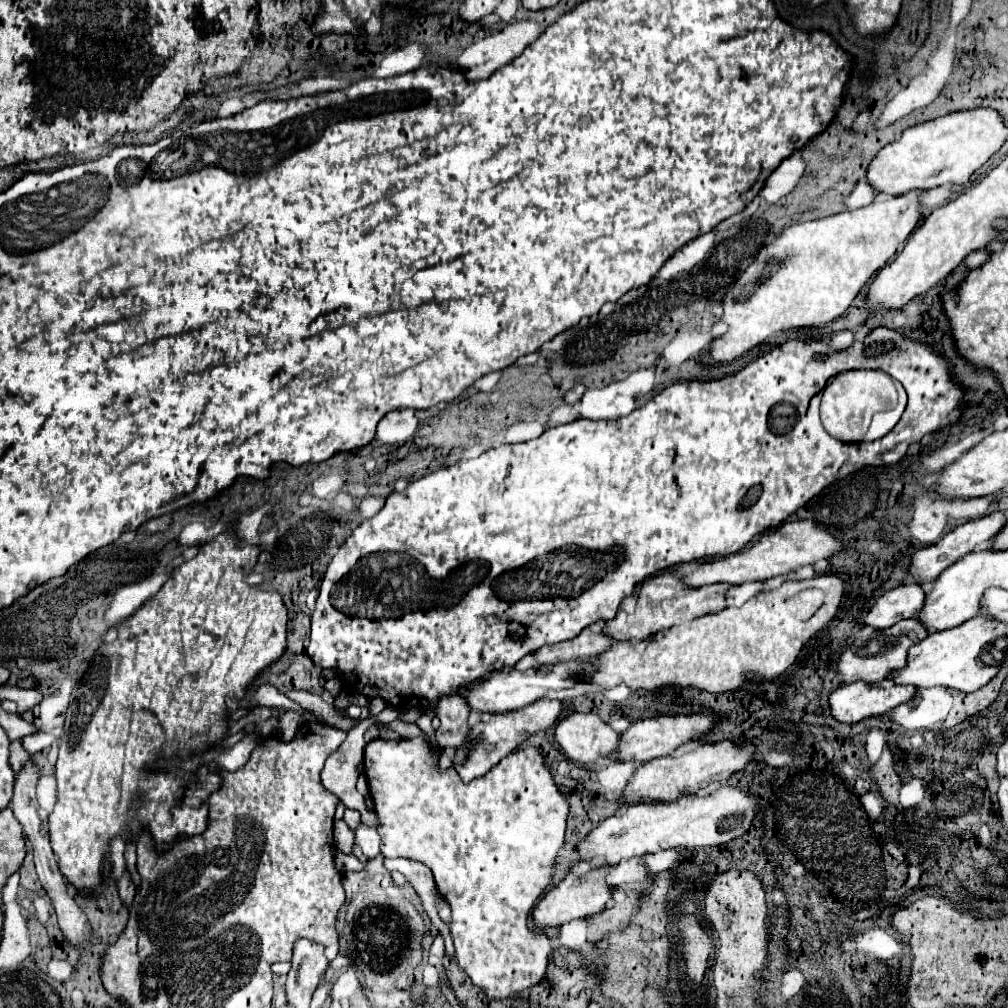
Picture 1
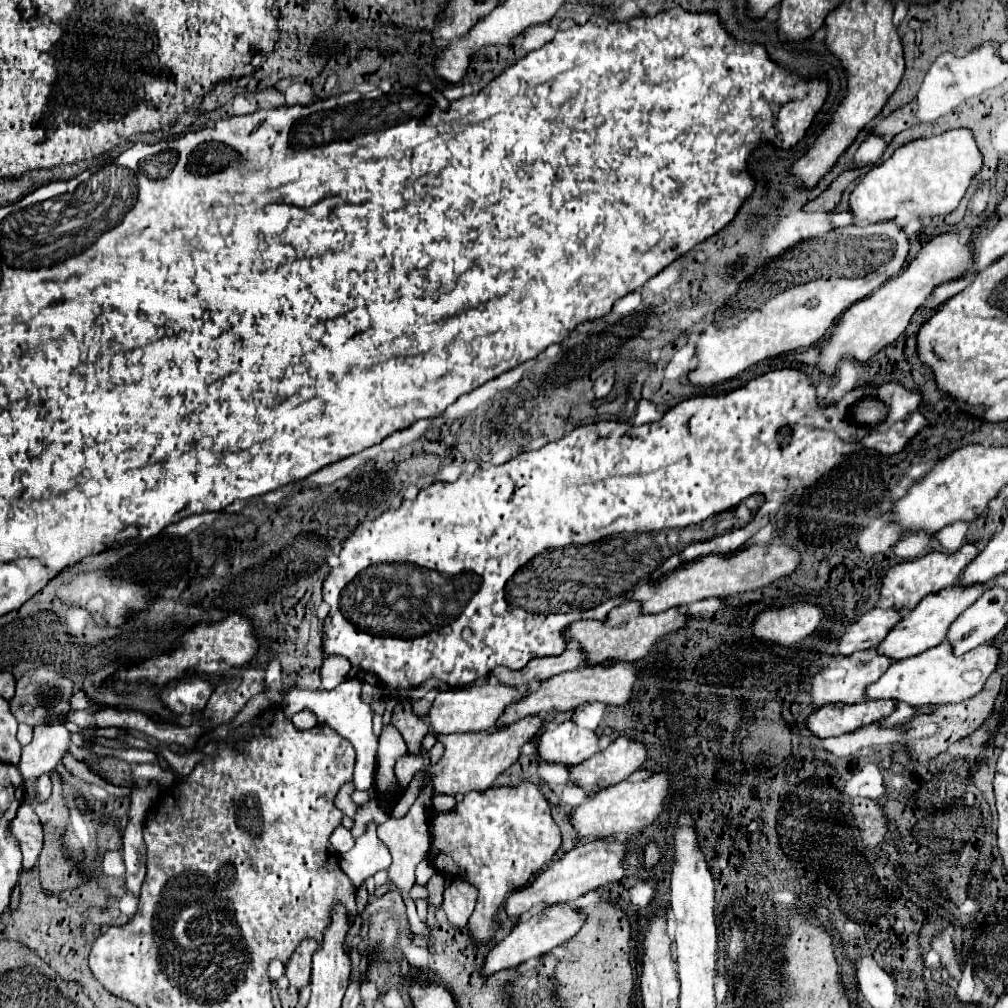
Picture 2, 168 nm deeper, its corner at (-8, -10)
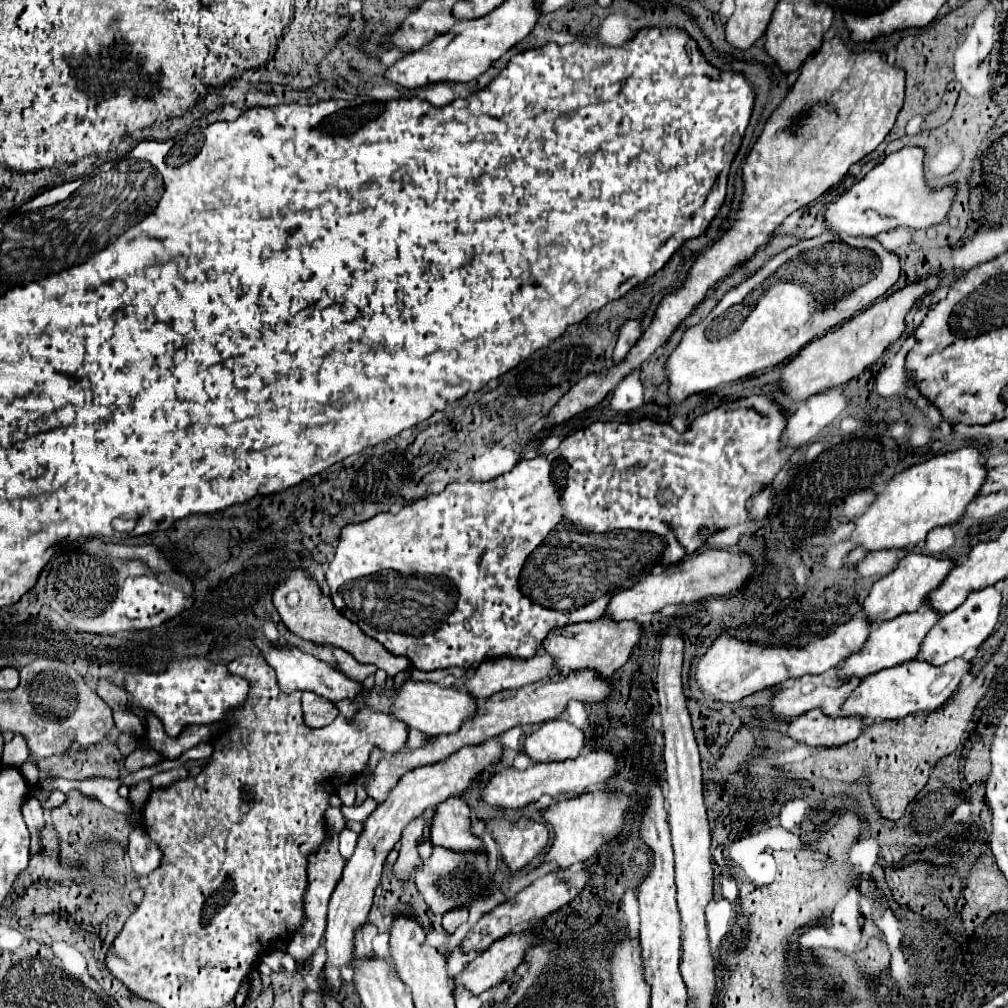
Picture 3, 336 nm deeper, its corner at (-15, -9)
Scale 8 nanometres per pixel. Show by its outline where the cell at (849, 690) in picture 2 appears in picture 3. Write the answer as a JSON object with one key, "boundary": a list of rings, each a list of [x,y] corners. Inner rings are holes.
{"boundary":[[[830,669],[828,673],[820,673],[818,677],[800,677],[790,685],[780,687],[772,701],[770,701],[770,711],[774,713],[776,719],[788,719],[788,717],[798,717],[800,713],[806,713],[810,709],[822,709],[824,715],[836,717],[840,711],[840,705],[844,703],[844,699],[852,693],[852,689],[856,689],[860,681],[836,681],[836,669]]]}

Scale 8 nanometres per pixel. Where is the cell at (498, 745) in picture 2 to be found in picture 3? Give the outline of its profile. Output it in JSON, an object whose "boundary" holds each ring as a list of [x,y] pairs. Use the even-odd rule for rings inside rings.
{"boundary":[[[488,739],[484,745],[462,747],[460,751],[452,753],[450,757],[446,757],[444,761],[438,761],[434,765],[416,767],[400,777],[396,787],[390,789],[388,797],[382,803],[378,803],[374,813],[370,813],[370,817],[362,823],[362,833],[358,837],[356,849],[344,865],[342,877],[332,893],[330,907],[328,907],[328,927],[326,927],[328,961],[324,967],[326,985],[328,985],[326,991],[340,989],[340,985],[342,985],[340,969],[352,961],[354,931],[368,919],[368,911],[370,911],[372,899],[374,899],[374,889],[380,883],[384,861],[386,861],[390,849],[400,841],[404,827],[414,817],[422,815],[426,809],[436,807],[438,803],[446,801],[448,797],[460,795],[464,789],[468,789],[470,781],[474,781],[482,769],[496,763],[500,759],[500,755],[502,755],[502,747],[498,745],[498,741]]]}

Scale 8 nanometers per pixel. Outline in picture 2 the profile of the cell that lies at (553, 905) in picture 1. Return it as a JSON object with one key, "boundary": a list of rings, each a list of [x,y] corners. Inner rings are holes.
{"boundary":[[[569,904],[547,906],[541,914],[535,914],[527,920],[521,920],[503,942],[499,942],[497,946],[491,948],[491,952],[487,954],[487,960],[483,964],[483,974],[489,976],[489,974],[495,974],[505,968],[515,968],[521,962],[527,962],[539,954],[553,950],[555,946],[565,944],[569,938],[573,938],[583,928],[585,920],[587,920],[587,916],[575,906],[569,906]]]}

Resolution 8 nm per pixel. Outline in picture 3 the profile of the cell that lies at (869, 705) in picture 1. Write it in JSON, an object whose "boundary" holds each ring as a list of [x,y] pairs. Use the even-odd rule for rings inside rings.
{"boundary":[[[820,709],[794,717],[786,727],[786,735],[790,739],[810,747],[838,747],[856,739],[860,731],[862,721],[856,721],[856,717],[832,719],[824,717]]]}

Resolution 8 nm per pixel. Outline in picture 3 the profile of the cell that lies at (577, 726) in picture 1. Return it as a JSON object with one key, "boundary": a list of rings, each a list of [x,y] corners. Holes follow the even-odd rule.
{"boundary":[[[552,719],[532,731],[522,749],[534,763],[552,763],[578,757],[584,747],[584,733],[564,719]]]}

